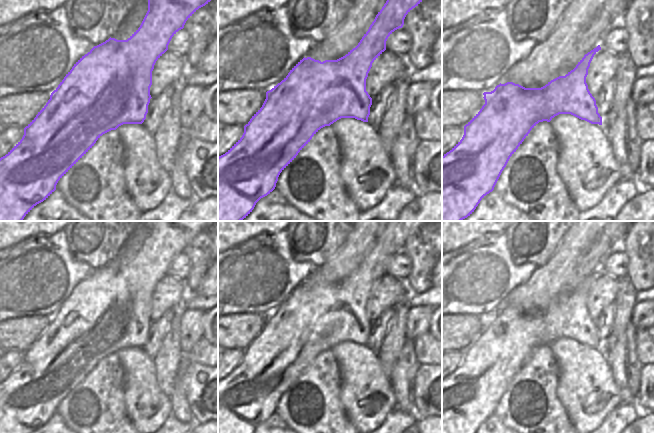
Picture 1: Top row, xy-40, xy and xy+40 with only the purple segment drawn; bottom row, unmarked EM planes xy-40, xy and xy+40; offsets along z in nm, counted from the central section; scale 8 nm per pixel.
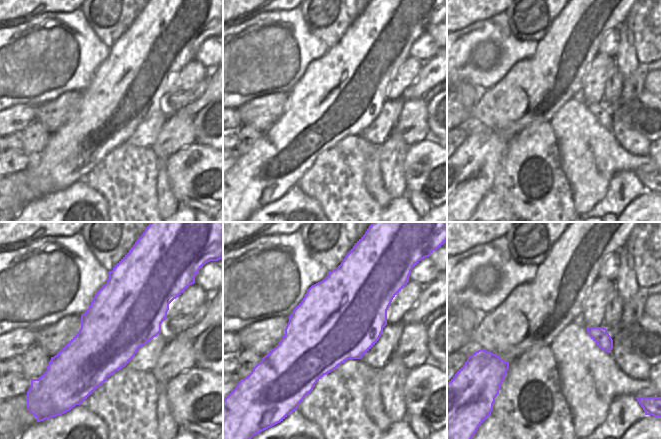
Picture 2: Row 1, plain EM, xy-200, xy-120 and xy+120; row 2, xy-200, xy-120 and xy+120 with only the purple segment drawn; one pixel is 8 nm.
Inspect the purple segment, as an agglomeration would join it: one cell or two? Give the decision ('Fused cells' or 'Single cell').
Single cell

